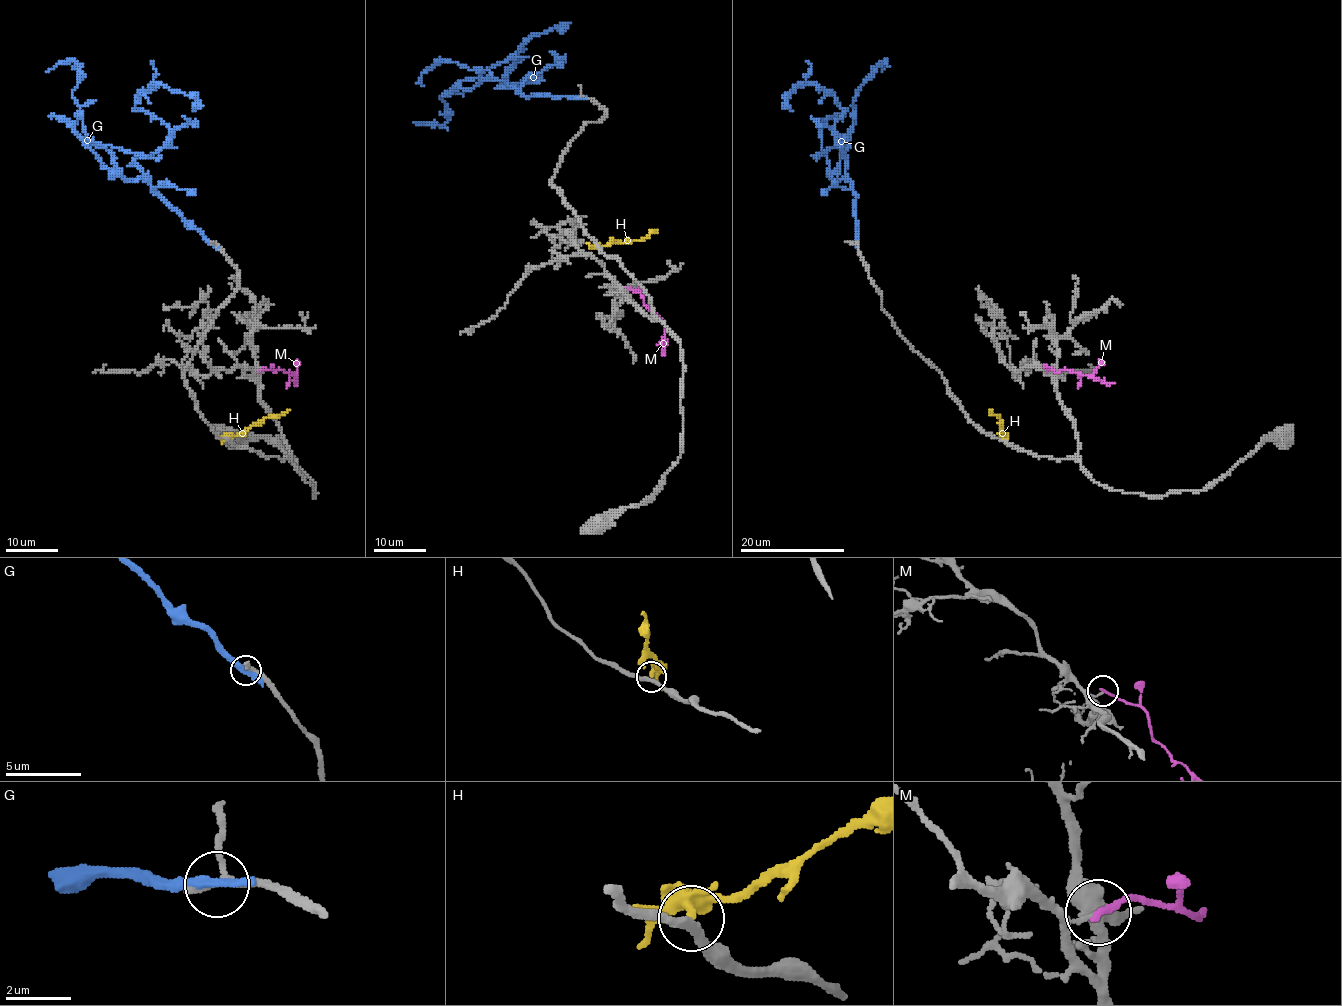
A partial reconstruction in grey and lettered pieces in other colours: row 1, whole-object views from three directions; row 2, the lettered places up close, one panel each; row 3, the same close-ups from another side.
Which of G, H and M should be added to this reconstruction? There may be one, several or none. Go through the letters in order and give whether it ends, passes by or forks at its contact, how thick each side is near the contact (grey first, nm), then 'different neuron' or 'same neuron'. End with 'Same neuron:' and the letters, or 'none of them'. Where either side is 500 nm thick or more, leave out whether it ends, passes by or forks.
G: it passes by; calibres 280 and 260 nm; different neuron
H: it passes by; calibres 280 and 320 nm; different neuron
M: it ends; calibres 120 and 190 nm; different neuron
Same neuron: none of them

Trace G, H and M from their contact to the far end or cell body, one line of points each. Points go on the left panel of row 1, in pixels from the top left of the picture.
G: (213, 243), (134, 161), (169, 136), (135, 107), (139, 93), (162, 84), (197, 99), (193, 111)
H: (228, 439), (266, 416), (290, 410)
M: (260, 370), (282, 369), (298, 376), (296, 384)

